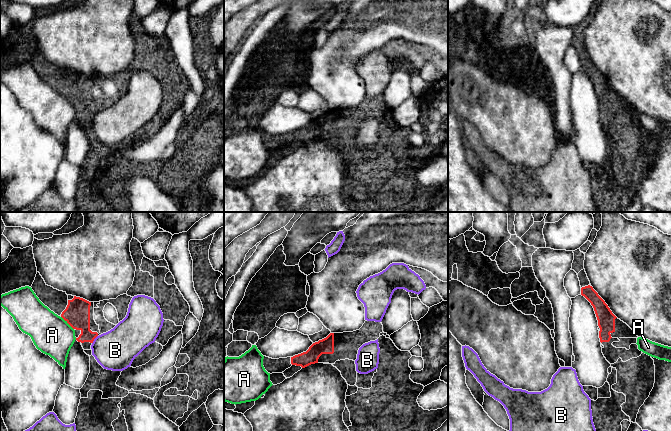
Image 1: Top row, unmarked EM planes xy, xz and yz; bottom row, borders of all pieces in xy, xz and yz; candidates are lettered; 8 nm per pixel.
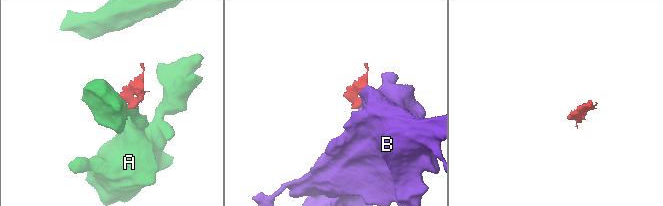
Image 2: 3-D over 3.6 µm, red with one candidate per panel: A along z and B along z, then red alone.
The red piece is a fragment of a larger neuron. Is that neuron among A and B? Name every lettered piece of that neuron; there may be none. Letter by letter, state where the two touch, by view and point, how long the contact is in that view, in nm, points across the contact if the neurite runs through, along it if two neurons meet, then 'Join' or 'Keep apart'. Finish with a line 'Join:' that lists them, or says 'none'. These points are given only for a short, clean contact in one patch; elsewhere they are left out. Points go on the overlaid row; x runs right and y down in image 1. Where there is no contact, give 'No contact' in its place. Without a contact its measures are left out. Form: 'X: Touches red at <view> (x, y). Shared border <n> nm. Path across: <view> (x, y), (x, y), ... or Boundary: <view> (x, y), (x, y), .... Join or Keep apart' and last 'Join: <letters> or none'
A: Touches red at xy (67, 322). Shared border 150 nm. Boundary: xy (61, 316), (73, 329). Keep apart
B: Touches red at xy (94, 338). Shared border 80 nm. Boundary: xy (97, 335), (92, 343). Keep apart
Join: none

